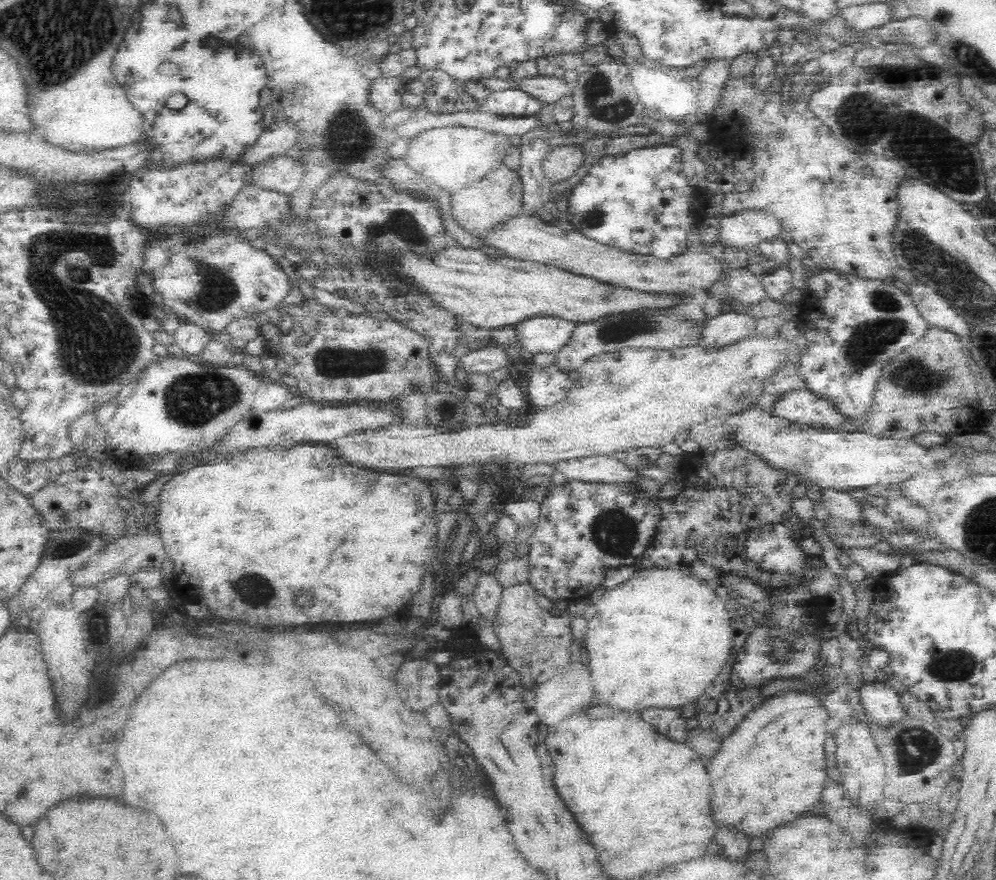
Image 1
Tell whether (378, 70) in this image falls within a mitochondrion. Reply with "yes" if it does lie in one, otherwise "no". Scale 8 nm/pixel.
no

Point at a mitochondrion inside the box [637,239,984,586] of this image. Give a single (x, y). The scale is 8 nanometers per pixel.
(868, 342)

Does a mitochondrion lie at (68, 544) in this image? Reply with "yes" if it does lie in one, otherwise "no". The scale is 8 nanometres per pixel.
yes

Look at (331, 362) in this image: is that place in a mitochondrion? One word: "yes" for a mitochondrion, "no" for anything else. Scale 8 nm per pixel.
yes

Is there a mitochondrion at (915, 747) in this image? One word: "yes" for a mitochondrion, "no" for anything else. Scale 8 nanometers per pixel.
yes

